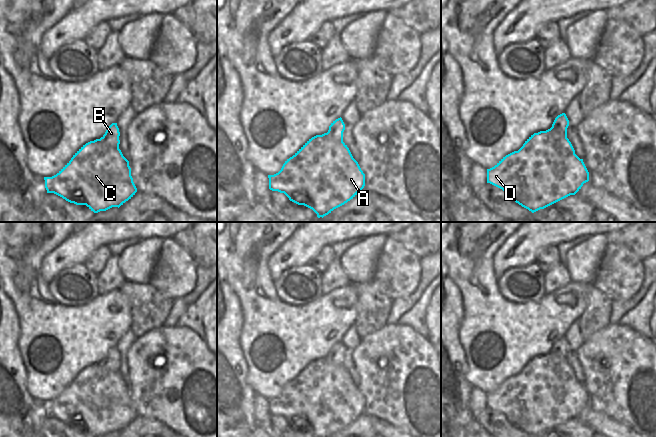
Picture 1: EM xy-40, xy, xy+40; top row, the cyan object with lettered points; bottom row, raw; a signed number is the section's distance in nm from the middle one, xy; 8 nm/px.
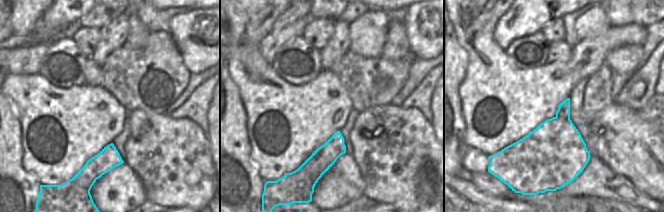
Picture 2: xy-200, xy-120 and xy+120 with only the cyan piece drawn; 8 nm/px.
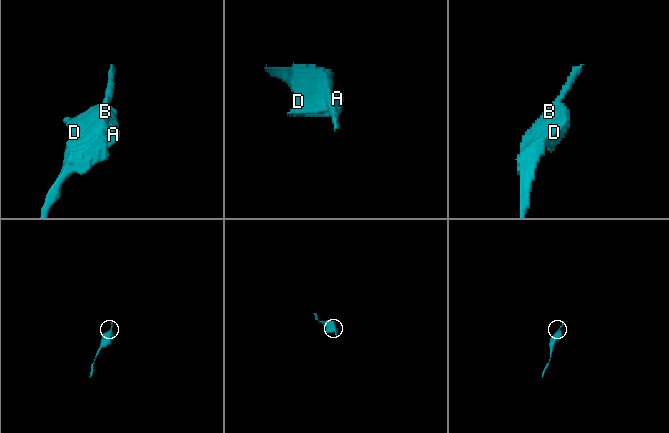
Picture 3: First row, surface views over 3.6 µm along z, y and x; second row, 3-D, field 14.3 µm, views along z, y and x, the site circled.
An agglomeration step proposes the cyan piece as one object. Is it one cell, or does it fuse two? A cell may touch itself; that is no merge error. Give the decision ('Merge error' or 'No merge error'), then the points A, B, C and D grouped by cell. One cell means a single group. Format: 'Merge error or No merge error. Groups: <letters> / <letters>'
Merge error. Groups: A C D / B

